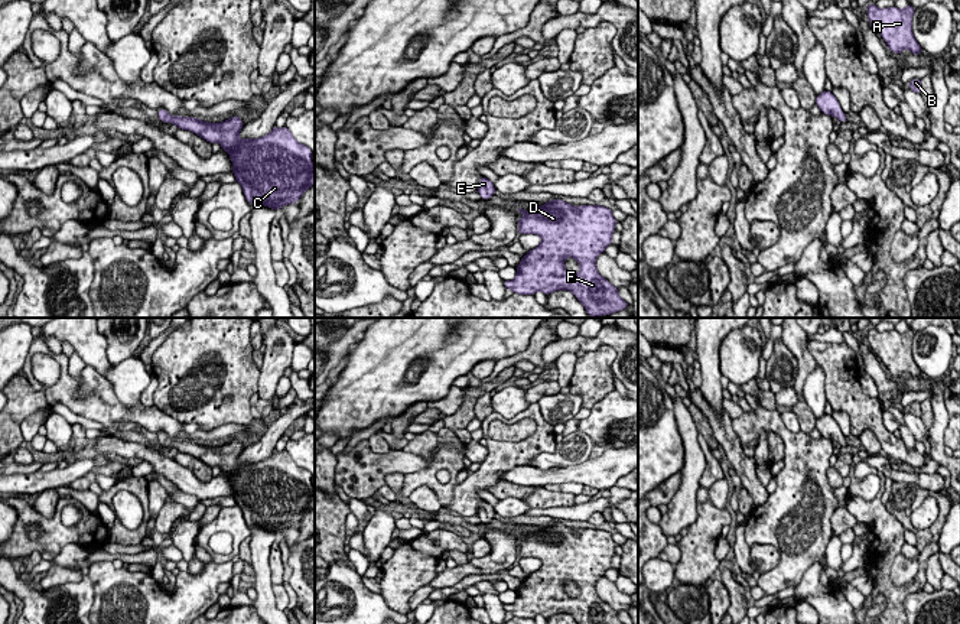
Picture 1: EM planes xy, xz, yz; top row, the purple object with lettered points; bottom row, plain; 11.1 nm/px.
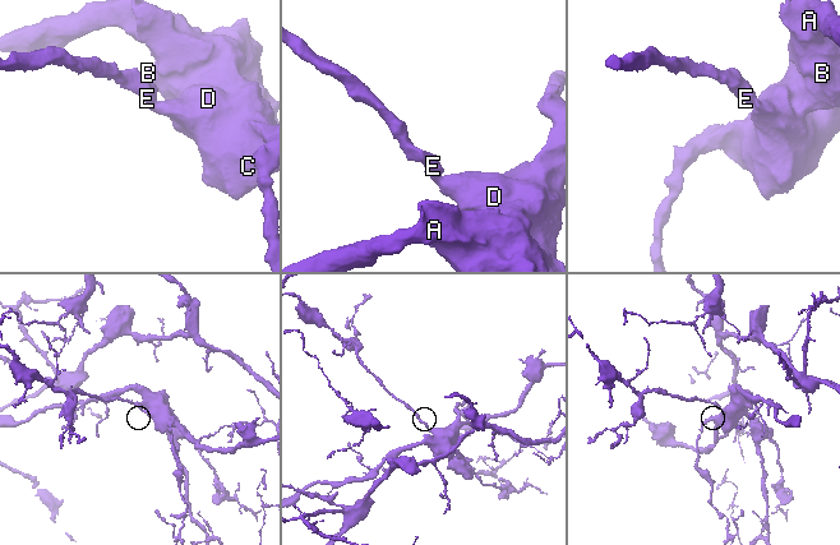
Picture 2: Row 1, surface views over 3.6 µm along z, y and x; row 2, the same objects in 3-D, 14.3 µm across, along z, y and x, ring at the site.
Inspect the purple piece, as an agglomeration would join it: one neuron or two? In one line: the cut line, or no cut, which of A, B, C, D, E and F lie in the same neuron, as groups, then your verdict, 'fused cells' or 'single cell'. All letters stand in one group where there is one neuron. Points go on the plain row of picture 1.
no cut; A B C D E F; single cell

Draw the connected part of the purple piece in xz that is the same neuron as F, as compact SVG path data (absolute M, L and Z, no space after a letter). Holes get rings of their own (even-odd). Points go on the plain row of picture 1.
M557 521L518 536L524 539L517 543L518 556L537 558L541 566L521 582L515 601L504 604L507 612L518 618L570 614L577 624L624 624L595 589L596 581L612 568L618 546L612 533L598 527L575 532ZM567 581L579 586L576 598L566 594Z

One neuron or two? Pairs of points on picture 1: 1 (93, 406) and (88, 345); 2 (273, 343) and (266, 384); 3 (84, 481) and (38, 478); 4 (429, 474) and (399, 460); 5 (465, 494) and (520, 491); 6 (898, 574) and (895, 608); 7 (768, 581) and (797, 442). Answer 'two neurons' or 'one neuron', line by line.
1: two neurons
2: one neuron
3: two neurons
4: two neurons
5: two neurons
6: two neurons
7: one neuron

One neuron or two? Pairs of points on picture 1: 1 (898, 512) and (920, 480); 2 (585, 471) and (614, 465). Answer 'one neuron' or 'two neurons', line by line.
1: two neurons
2: one neuron

